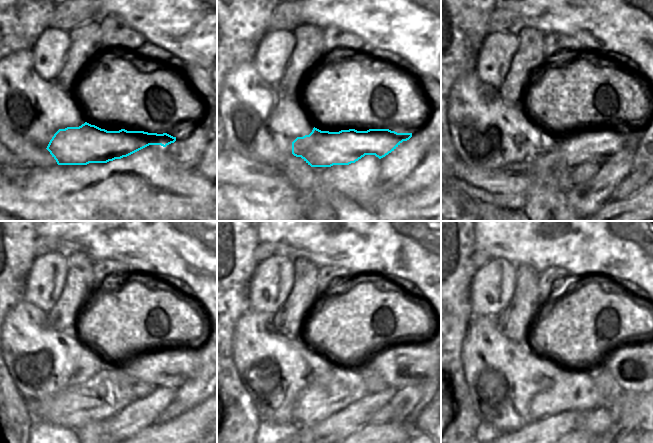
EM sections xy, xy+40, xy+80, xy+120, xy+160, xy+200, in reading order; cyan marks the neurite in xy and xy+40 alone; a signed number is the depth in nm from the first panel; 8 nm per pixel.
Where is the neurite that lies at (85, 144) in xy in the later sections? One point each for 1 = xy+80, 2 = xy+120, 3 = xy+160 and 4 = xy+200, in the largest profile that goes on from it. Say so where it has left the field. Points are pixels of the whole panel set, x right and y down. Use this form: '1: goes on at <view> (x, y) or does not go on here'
1: goes on at xy+80 (597, 146)
2: goes on at xy+120 (171, 366)
3: goes on at xy+160 (402, 365)
4: goes on at xy+200 (639, 367)

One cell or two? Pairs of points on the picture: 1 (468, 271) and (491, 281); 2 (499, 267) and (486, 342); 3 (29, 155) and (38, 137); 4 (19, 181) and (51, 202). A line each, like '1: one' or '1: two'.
1: two
2: two
3: two
4: one

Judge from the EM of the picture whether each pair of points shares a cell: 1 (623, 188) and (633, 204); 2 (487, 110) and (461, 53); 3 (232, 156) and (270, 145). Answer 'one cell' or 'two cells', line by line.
1: two cells
2: two cells
3: two cells

